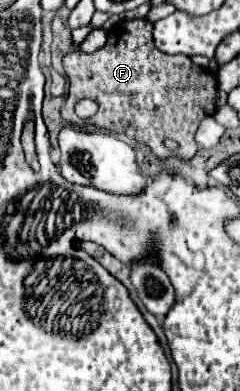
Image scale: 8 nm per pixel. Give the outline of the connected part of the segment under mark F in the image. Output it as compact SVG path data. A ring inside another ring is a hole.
M125 20L113 26L109 32L107 44L93 52L85 54L81 50L75 50L63 58L63 68L69 76L69 96L61 108L61 116L65 122L77 124L77 126L95 126L97 130L109 130L119 132L125 136L135 138L141 144L147 144L159 158L167 156L179 156L183 160L191 160L197 152L195 144L195 132L199 128L199 122L215 112L215 98L217 98L217 80L209 70L203 70L191 62L191 58L179 54L169 56L155 48L153 44L153 24L149 20ZM81 98L91 98L99 104L99 110L95 116L81 120L75 114L75 104ZM165 140L173 140L179 144L175 152L165 148Z

